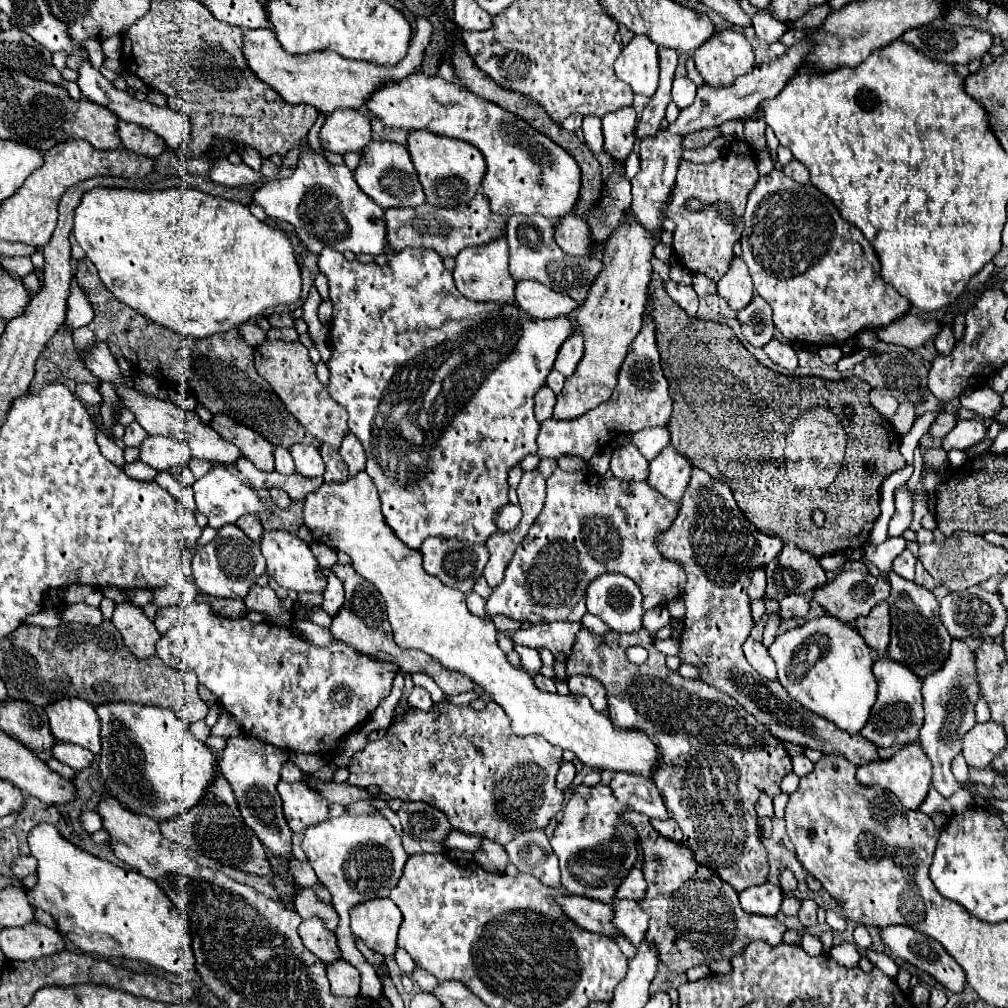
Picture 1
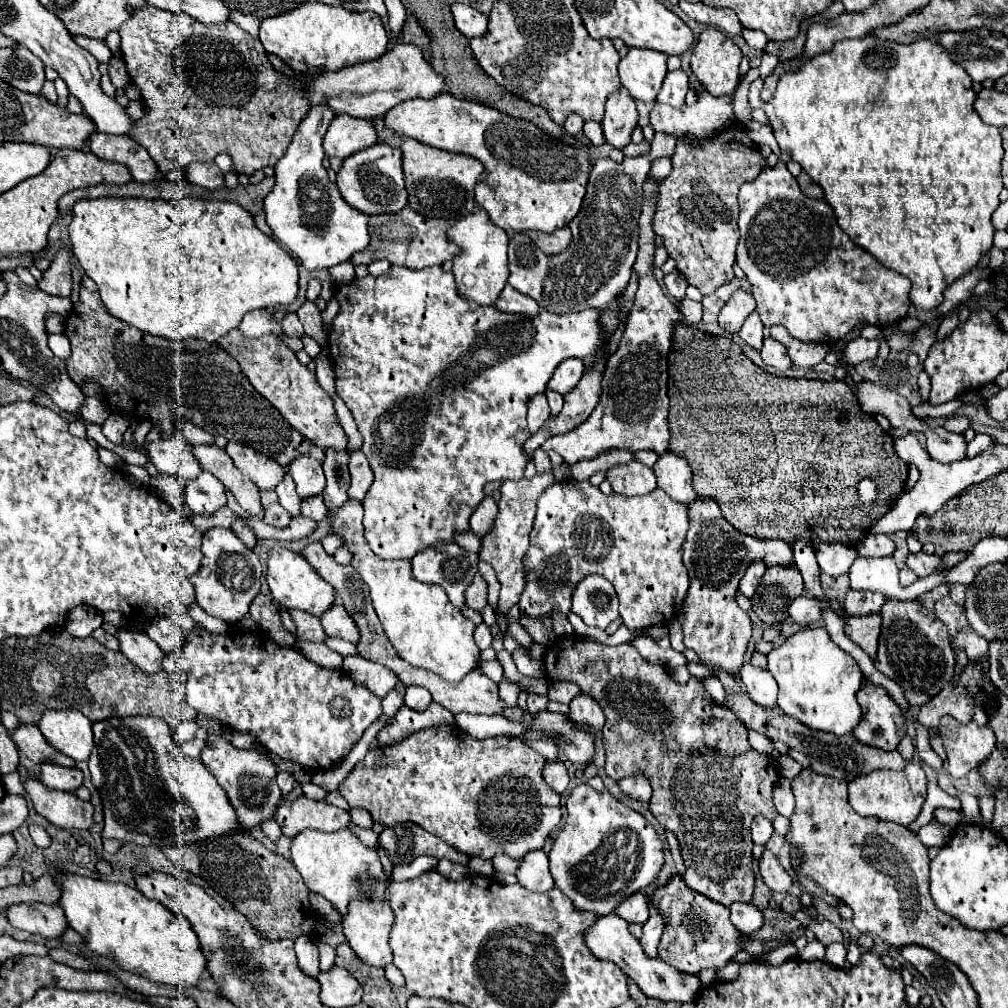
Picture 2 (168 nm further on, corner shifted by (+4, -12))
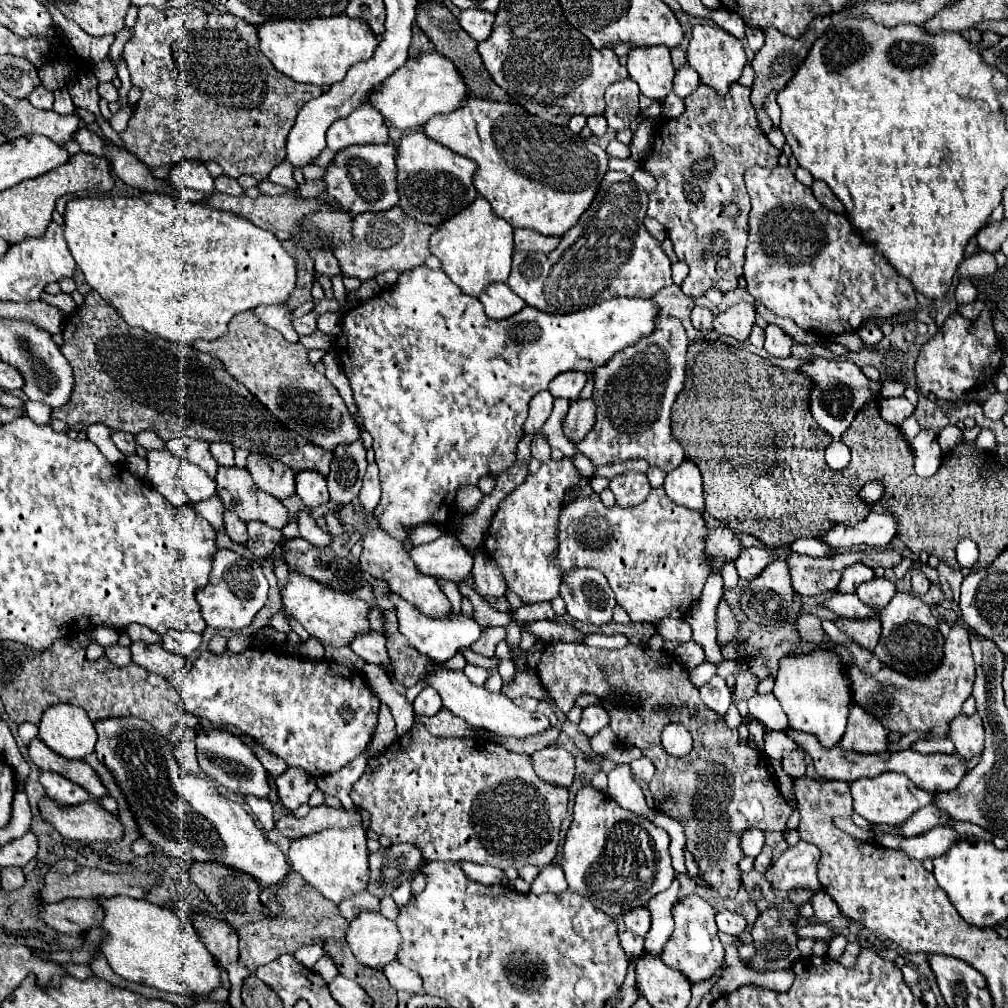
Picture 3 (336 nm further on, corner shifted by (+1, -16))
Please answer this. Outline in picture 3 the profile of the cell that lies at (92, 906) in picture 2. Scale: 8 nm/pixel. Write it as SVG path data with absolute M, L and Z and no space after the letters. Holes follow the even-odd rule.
M126 896L100 898L100 904L104 904L106 912L100 928L106 928L108 932L102 954L118 976L136 984L186 996L206 996L220 986L220 968L190 920L182 920L172 910L160 908L152 902Z

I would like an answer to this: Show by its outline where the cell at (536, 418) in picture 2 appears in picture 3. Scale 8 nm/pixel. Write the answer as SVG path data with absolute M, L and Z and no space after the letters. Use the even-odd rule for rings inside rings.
M542 390L540 394L536 394L530 400L530 410L528 410L528 418L524 422L524 432L526 434L536 434L542 430L544 422L548 420L550 412L552 412L552 394L548 390Z

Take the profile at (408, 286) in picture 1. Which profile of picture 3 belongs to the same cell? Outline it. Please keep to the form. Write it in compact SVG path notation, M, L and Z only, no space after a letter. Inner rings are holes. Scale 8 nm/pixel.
M414 268L404 274L400 274L398 282L386 290L382 290L372 300L366 300L358 304L356 308L348 310L342 318L342 332L334 342L334 350L338 352L340 364L344 374L350 380L354 400L358 404L360 416L364 418L364 428L374 438L374 452L376 452L376 464L380 468L380 482L382 482L382 500L374 510L374 518L380 522L380 528L386 534L392 534L402 544L408 544L408 532L406 526L422 526L432 522L446 522L450 518L450 512L454 510L454 496L456 488L462 484L478 484L482 476L494 474L498 476L516 460L516 444L522 438L522 426L528 416L528 402L534 394L548 388L550 380L564 370L582 370L592 372L600 364L606 364L616 352L636 344L640 338L654 332L654 320L658 318L660 308L652 298L612 298L604 300L592 308L574 312L574 314L544 314L542 310L536 310L532 306L524 306L520 312L516 312L510 318L504 320L492 320L486 316L482 304L478 298L468 296L460 288L452 284L452 280L442 270L428 270L428 268Z

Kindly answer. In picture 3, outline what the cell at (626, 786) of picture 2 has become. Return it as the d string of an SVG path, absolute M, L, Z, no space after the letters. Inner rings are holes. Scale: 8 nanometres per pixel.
M648 758L632 760L632 762L630 762L630 768L632 768L632 774L636 776L636 780L650 782L652 776L654 776L654 764L652 764L652 760L648 760Z

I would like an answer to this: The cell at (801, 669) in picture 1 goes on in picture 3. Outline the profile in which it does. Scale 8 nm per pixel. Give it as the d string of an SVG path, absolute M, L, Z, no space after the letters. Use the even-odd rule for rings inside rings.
M828 652L784 658L780 664L780 672L776 674L772 694L778 698L784 712L788 714L792 730L816 736L820 746L824 748L836 746L844 736L852 698L848 692L848 680L840 676L840 668L836 668L836 660L832 660Z

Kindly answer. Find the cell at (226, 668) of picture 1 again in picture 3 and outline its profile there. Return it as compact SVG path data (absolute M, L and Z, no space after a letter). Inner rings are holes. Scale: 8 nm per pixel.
M248 648L244 654L232 654L226 650L220 656L212 652L200 652L192 668L182 676L178 690L190 714L210 720L216 726L238 728L268 748L272 754L284 758L288 766L302 768L312 776L338 772L356 756L360 756L372 736L380 708L380 700L370 692L358 671L333 661L314 662L284 656L272 648Z

